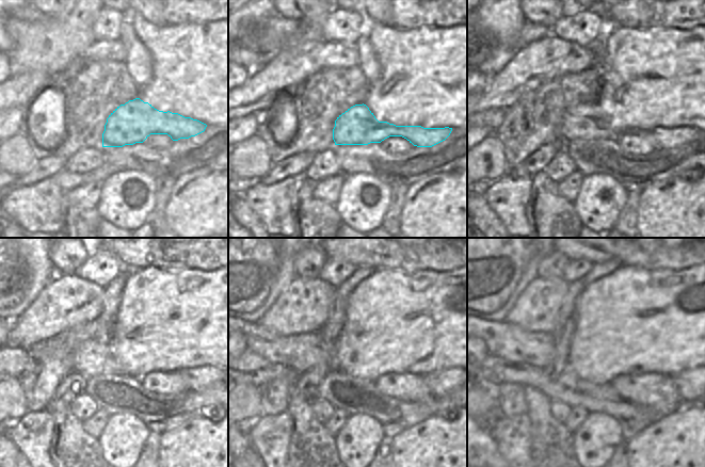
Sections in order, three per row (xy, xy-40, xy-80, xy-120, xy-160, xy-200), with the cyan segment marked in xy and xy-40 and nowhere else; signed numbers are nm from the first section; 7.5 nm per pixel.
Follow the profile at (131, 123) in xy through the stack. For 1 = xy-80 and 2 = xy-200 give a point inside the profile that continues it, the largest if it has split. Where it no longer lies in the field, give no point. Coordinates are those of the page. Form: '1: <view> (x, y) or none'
1: xy-80 (587, 122)
2: xy-200 (503, 340)

